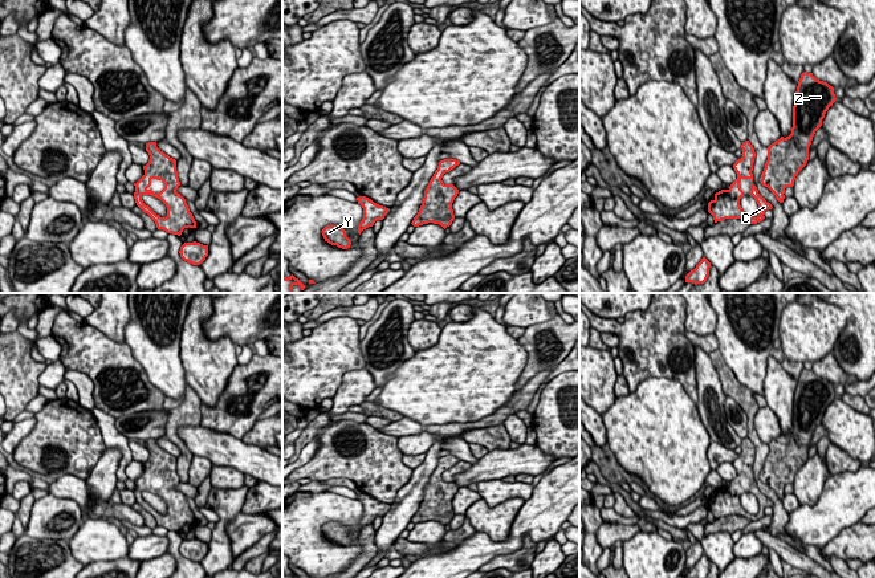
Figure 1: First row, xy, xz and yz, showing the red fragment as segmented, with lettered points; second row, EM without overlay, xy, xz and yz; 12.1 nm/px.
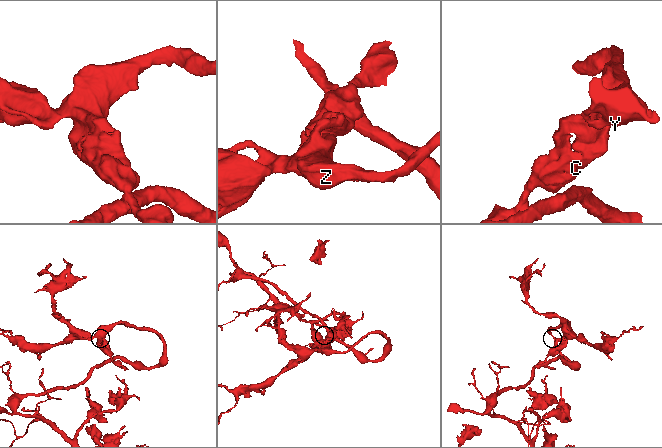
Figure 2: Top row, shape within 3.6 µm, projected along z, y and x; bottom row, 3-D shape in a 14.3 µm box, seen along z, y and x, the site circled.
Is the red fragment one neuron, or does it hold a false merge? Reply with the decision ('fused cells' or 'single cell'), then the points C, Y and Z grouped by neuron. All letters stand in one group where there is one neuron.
single cell; groups C Y Z

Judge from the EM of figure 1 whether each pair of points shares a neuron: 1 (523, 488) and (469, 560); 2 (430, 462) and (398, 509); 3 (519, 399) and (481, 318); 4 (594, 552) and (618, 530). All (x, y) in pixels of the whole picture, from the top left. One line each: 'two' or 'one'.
1: two
2: one
3: two
4: two

